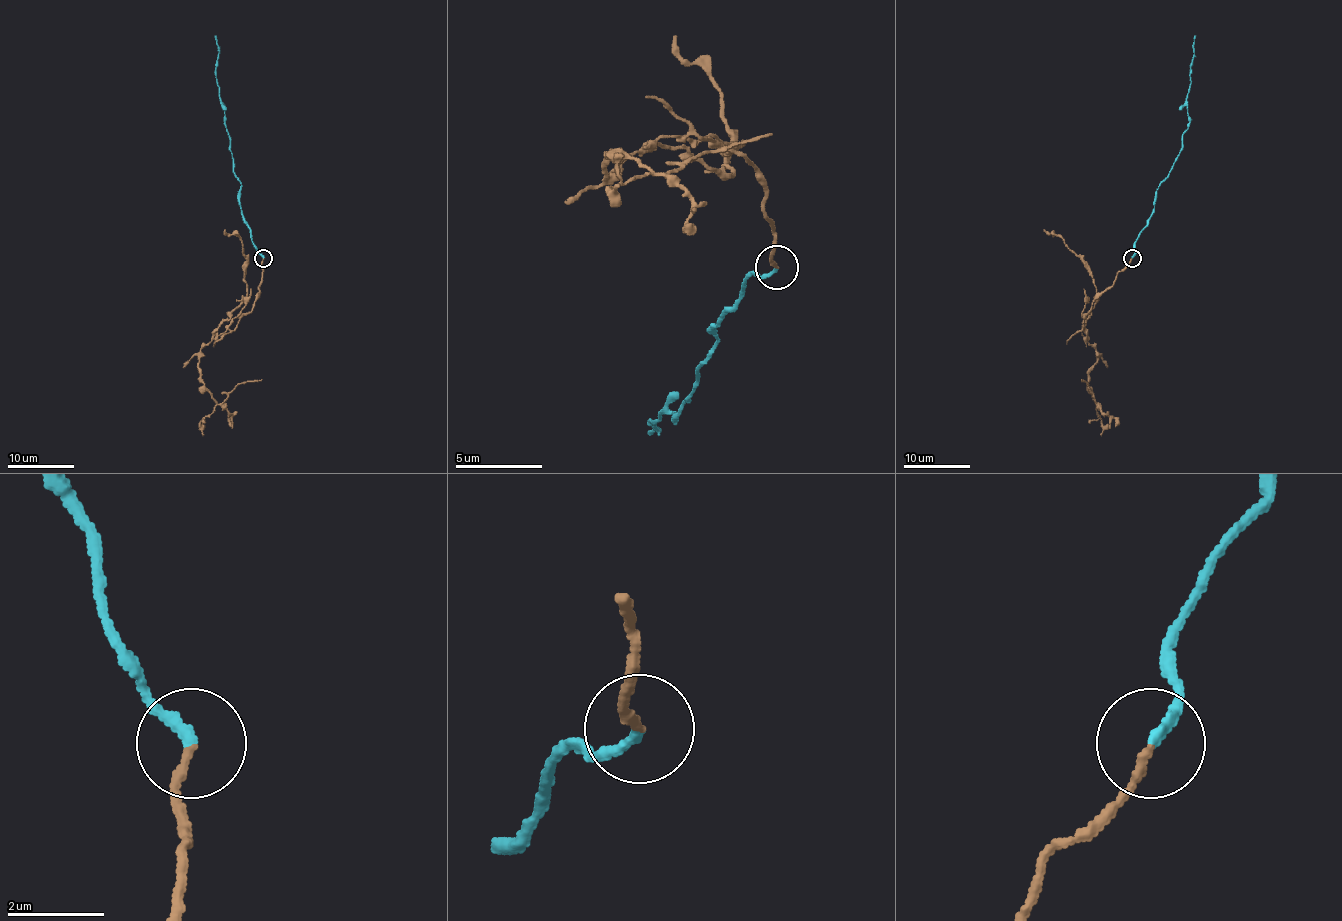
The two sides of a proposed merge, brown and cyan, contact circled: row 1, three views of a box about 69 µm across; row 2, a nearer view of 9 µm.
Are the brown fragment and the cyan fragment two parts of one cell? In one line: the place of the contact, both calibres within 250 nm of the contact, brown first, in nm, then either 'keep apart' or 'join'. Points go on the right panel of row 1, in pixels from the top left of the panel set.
place (1132, 258); calibres 180 and 240 nm; keep apart

